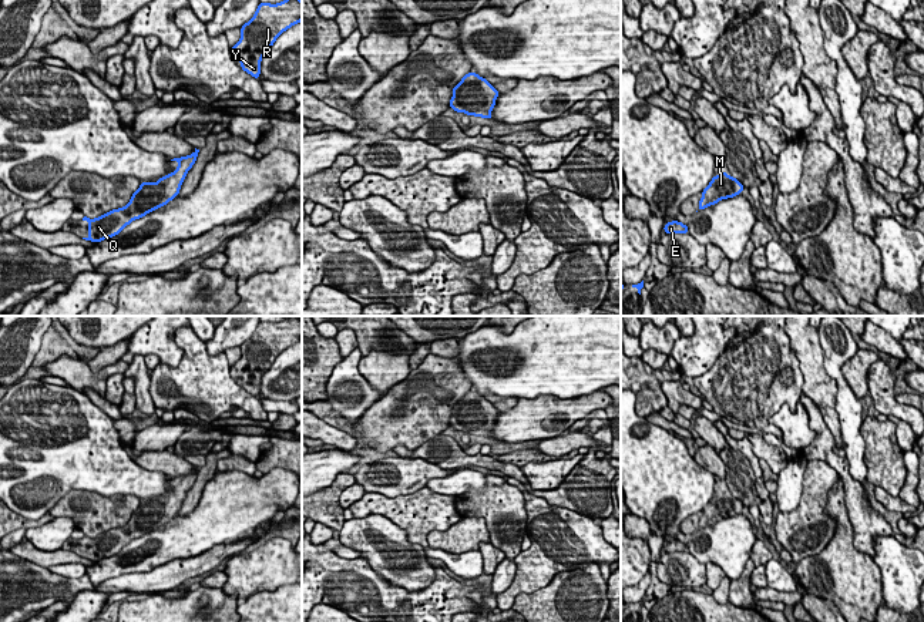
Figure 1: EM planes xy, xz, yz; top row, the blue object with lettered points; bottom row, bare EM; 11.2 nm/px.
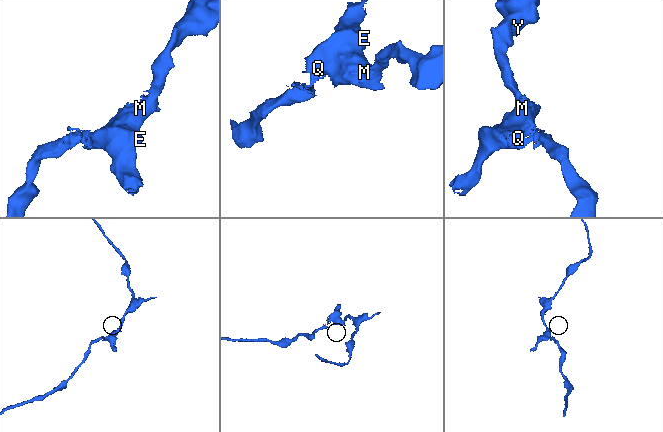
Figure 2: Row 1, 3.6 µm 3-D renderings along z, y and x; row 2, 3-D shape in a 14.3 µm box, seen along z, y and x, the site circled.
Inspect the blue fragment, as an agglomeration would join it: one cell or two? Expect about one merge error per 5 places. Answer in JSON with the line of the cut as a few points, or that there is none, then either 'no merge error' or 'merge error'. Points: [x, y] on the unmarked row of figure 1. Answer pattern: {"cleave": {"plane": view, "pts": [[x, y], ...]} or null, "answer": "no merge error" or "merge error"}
{"cleave": null, "answer": "no merge error"}

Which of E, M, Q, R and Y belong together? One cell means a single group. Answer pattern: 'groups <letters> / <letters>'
groups E M Q R Y

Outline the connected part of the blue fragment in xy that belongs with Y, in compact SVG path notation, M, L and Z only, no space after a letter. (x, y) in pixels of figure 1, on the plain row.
M288 316L271 323L259 322L253 336L241 346L241 359L231 367L231 377L241 380L241 387L259 399L262 376L276 357L302 340L302 319Z

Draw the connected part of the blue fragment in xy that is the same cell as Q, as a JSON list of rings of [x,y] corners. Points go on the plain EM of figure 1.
[[[195,467],[191,474],[171,478],[178,481],[177,488],[159,497],[155,502],[141,501],[124,527],[112,528],[95,538],[84,535],[83,539],[88,541],[88,555],[83,558],[94,562],[110,558],[118,554],[132,539],[145,535],[177,517],[188,490],[196,480],[198,471],[199,468]]]

